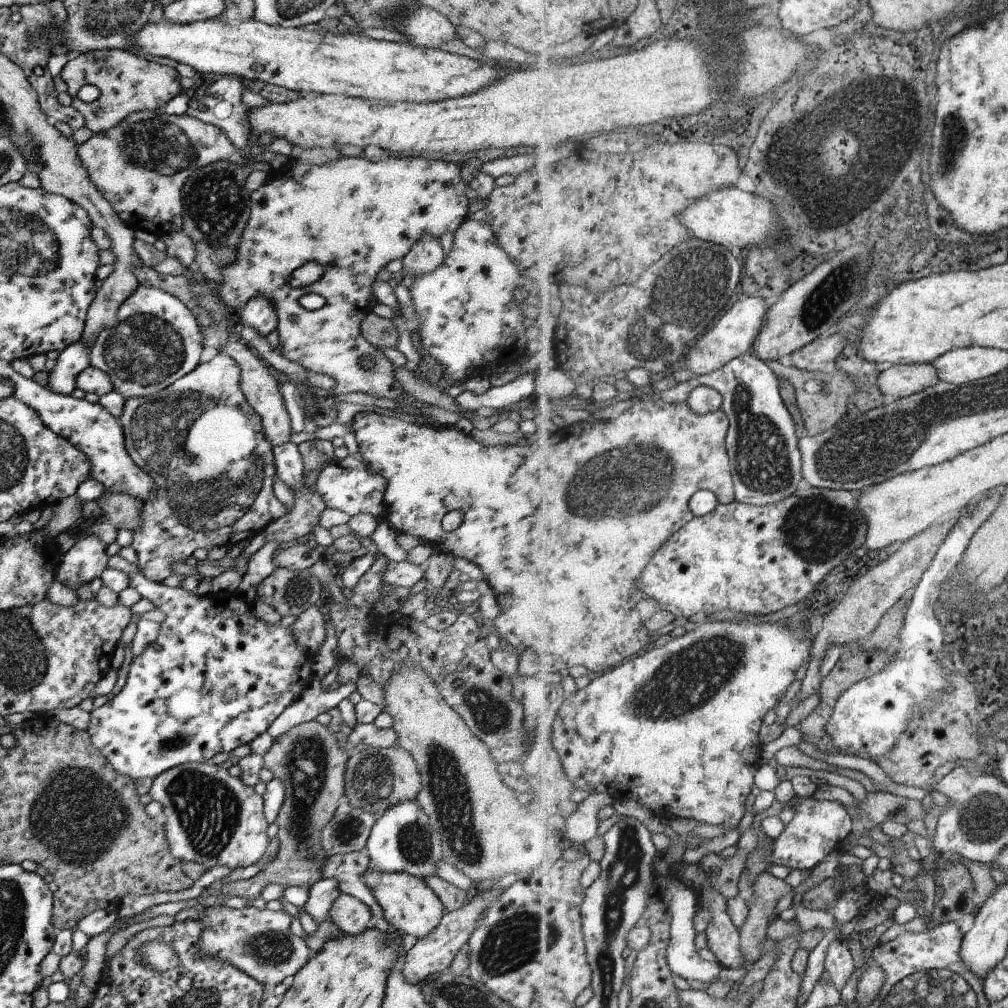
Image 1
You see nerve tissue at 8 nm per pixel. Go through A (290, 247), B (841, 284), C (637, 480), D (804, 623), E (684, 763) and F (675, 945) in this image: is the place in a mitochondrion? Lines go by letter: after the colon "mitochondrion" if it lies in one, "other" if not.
A: other
B: mitochondrion
C: mitochondrion
D: other
E: other
F: other

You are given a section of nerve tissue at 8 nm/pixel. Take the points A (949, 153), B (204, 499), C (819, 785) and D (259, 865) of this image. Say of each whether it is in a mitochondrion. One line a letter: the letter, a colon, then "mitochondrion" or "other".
A: mitochondrion
B: mitochondrion
C: other
D: other

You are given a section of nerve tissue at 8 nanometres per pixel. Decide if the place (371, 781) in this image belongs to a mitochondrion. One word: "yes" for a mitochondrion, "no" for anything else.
yes

